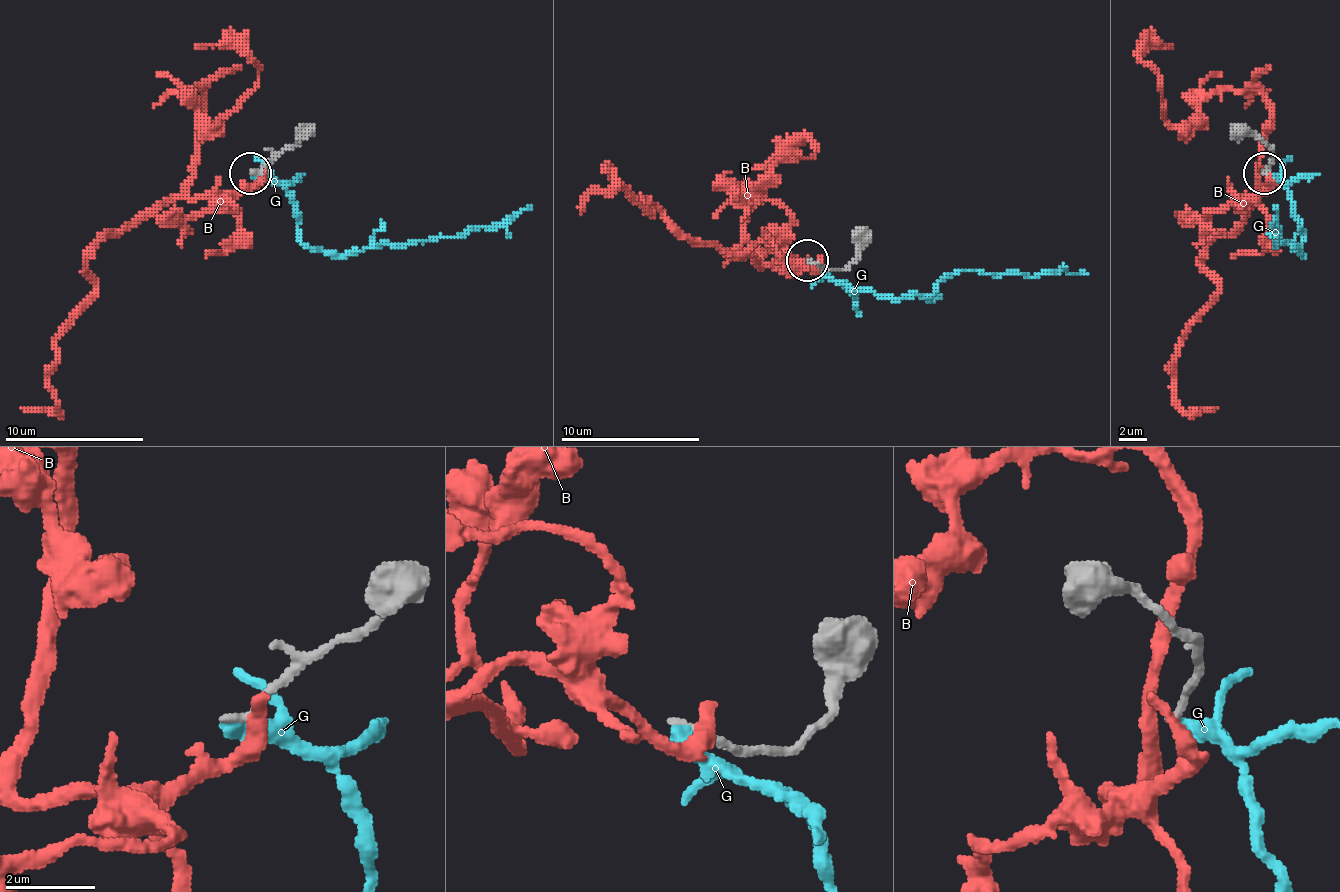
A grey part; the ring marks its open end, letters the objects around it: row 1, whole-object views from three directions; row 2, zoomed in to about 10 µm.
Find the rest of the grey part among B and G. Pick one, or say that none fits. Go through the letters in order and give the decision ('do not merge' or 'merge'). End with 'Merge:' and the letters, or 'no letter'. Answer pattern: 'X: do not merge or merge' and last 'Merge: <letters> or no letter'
B: do not merge
G: do not merge
Merge: no letter

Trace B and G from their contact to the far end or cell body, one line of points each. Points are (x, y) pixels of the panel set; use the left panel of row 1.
B: (258, 170), (251, 188), (188, 195), (202, 121), (188, 90), (213, 125), (258, 79), (244, 55), (195, 48)
G: (255, 174), (265, 174), (286, 191), (300, 243), (338, 254), (503, 226), (531, 205)

